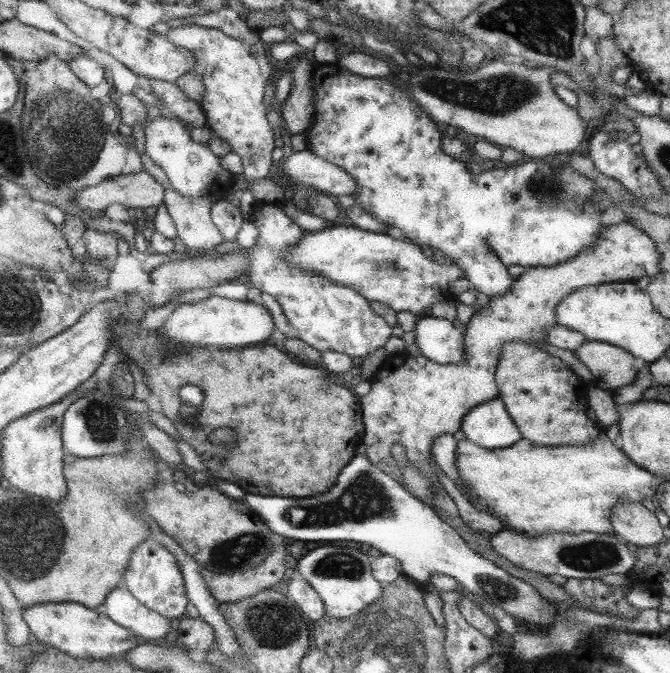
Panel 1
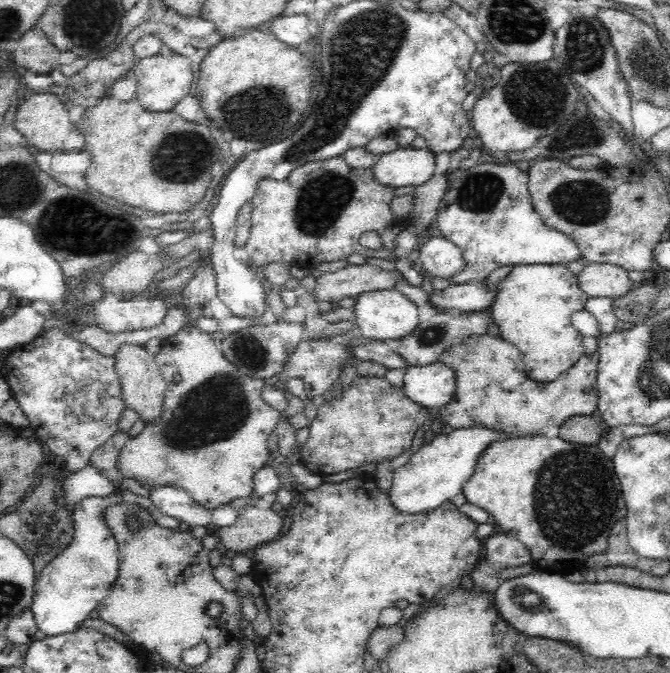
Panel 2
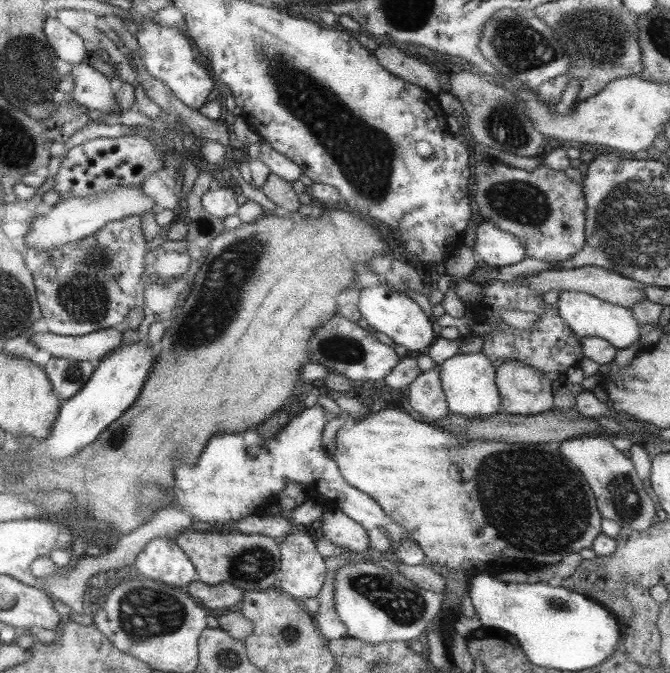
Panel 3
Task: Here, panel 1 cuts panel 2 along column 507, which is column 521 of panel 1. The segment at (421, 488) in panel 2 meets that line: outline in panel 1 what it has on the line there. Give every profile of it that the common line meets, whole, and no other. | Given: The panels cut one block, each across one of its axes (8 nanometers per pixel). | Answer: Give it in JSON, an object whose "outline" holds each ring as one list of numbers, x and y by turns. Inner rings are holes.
{"outline":[[497,396,470,409,462,419,460,431,469,442,487,449,507,448,522,438,505,404]]}

